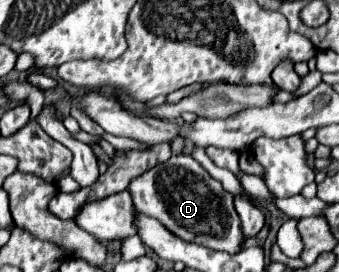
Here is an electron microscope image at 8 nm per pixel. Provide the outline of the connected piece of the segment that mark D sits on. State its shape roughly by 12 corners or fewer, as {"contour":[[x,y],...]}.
{"contour":[[176,154],[128,184],[138,212],[182,240],[238,252],[230,196]]}

